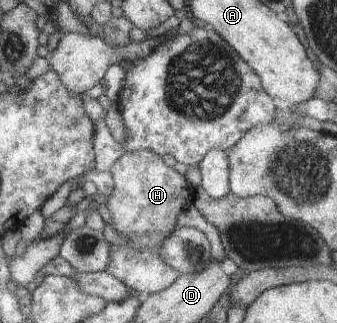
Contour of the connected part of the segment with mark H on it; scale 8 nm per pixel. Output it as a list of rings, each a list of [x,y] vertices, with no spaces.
[[[150,150],[123,153],[119,160],[112,164],[109,171],[114,178],[114,189],[110,194],[106,207],[112,216],[112,227],[126,240],[123,245],[109,245],[111,249],[111,262],[107,272],[117,280],[126,284],[130,289],[135,289],[143,296],[161,292],[171,286],[180,275],[174,268],[163,262],[158,253],[161,243],[175,230],[176,218],[185,212],[194,201],[194,188],[173,167],[168,166],[158,154]]]

